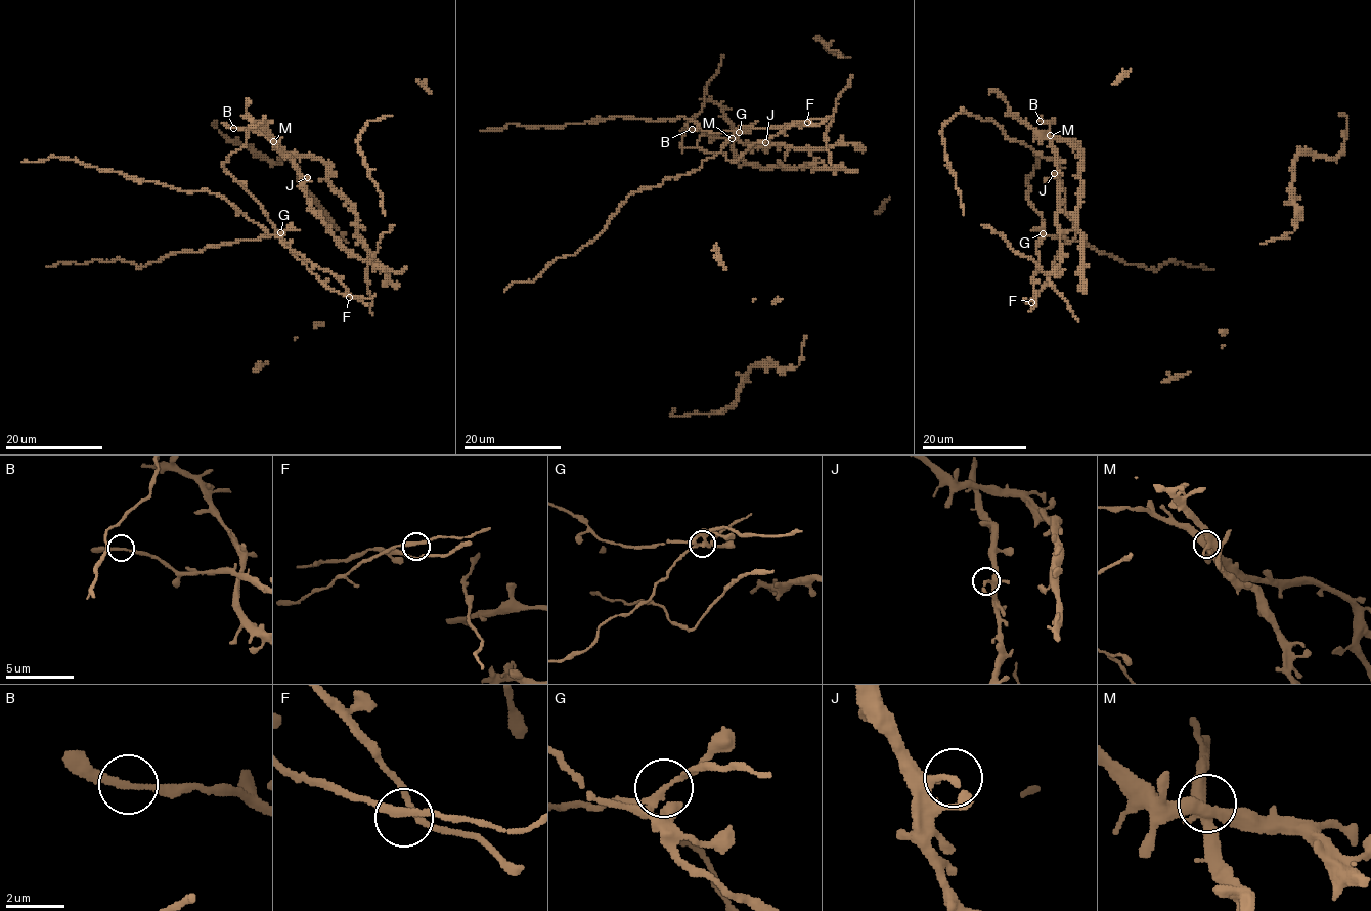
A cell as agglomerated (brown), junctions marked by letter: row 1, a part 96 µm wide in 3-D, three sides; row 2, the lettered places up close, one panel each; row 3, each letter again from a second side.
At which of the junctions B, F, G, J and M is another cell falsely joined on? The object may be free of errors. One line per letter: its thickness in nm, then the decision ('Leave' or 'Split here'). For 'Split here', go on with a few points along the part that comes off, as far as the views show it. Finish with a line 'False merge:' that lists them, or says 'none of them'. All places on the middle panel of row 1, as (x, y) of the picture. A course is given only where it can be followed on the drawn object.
B: Thickness 200 nm. Leave
F: Thickness 220 nm. Leave
G: Thickness 200 nm. Split here. Course of the part to remove: (739, 131), (697, 170), (633, 192), (595, 239), (570, 256), (557, 258), (532, 282), (515, 282), (503, 291)
J: Thickness 200 nm. Leave
M: Thickness 400 nm. Leave
False merge: G

